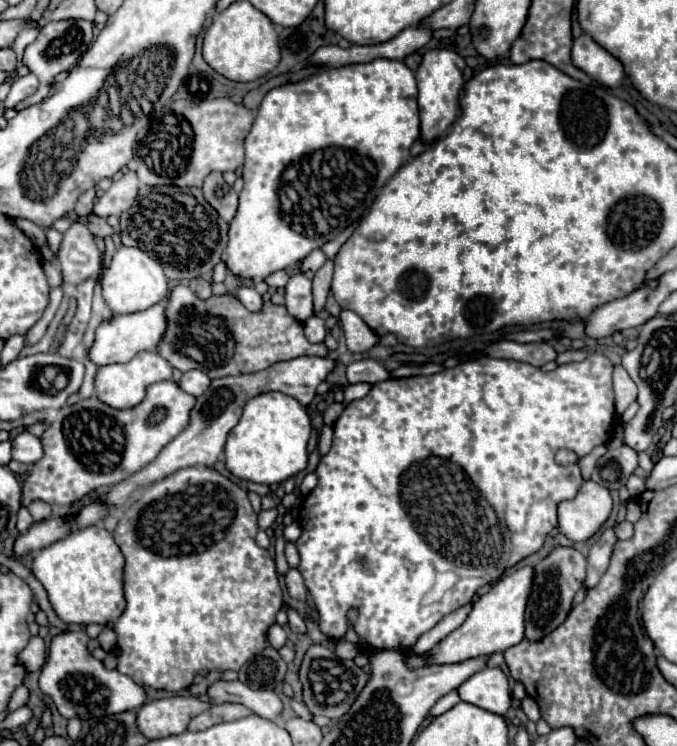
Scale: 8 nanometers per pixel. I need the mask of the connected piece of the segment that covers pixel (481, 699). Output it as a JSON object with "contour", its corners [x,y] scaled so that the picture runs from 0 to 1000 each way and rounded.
{"contour":[[[716,894],[678,918],[678,934],[687,942],[716,953],[746,958],[755,948],[755,921],[749,905],[737,894]]]}

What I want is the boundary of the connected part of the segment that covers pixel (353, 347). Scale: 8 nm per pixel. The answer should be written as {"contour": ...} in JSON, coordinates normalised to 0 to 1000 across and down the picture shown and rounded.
{"contour":[[[504,417],[501,429],[507,437],[508,449],[513,452],[516,471],[539,473],[539,471],[545,471],[557,460],[554,446],[521,417]]]}

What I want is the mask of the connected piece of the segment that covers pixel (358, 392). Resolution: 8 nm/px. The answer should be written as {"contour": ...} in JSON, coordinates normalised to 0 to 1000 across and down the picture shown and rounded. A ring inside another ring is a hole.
{"contour":[[[524,513],[524,516],[516,516],[516,519],[510,521],[510,535],[507,535],[507,540],[516,543],[518,538],[539,532],[539,529],[545,527],[545,521],[548,521],[548,513]]]}

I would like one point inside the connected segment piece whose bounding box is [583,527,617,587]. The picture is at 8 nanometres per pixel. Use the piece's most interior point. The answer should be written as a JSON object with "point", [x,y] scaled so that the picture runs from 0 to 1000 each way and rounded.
{"point":[886,744]}

